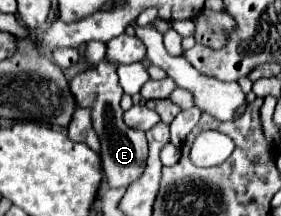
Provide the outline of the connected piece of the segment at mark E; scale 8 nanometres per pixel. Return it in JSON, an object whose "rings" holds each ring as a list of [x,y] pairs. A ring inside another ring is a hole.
{"rings":[[[122,33],[120,37],[114,37],[106,43],[106,57],[98,65],[88,67],[86,71],[72,77],[68,83],[78,107],[88,107],[92,111],[92,127],[96,129],[100,145],[102,145],[100,157],[102,157],[102,165],[104,165],[106,183],[110,187],[128,187],[132,181],[136,181],[142,175],[142,171],[146,167],[146,157],[148,157],[146,135],[144,135],[144,131],[126,127],[126,123],[122,119],[124,111],[120,107],[122,87],[120,87],[118,75],[116,75],[118,65],[134,63],[136,59],[142,59],[144,55],[146,55],[144,43],[138,37]]]}

